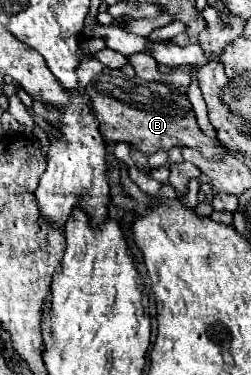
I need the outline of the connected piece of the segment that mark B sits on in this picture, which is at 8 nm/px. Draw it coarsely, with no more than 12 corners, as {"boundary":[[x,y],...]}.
{"boundary":[[98,59],[76,67],[106,143],[222,159],[186,95]]}

